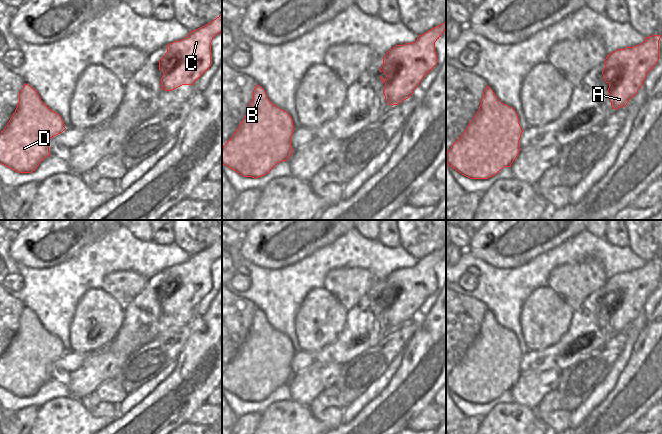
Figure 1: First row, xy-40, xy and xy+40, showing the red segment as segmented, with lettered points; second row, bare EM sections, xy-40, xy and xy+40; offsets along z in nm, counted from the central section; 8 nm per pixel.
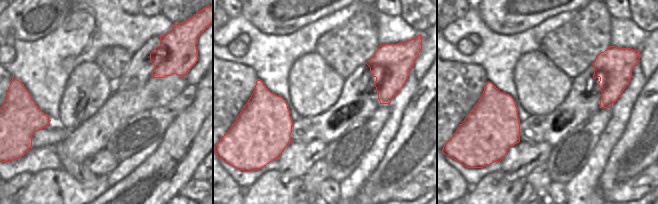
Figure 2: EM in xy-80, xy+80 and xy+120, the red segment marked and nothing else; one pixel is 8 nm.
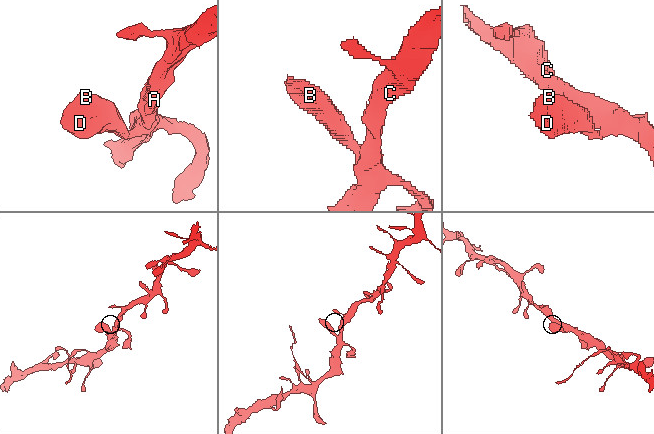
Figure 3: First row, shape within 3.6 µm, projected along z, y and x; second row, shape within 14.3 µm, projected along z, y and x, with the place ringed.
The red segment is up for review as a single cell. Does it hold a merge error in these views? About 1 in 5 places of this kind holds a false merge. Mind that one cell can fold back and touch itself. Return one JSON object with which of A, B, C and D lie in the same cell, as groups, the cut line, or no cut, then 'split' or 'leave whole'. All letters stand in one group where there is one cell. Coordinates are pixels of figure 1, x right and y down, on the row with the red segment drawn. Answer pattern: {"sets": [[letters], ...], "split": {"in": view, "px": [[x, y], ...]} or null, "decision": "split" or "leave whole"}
{"sets": [["A", "B", "C", "D"]], "split": null, "decision": "leave whole"}

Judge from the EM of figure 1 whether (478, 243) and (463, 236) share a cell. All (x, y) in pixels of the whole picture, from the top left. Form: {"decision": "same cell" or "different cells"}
{"decision": "different cells"}

